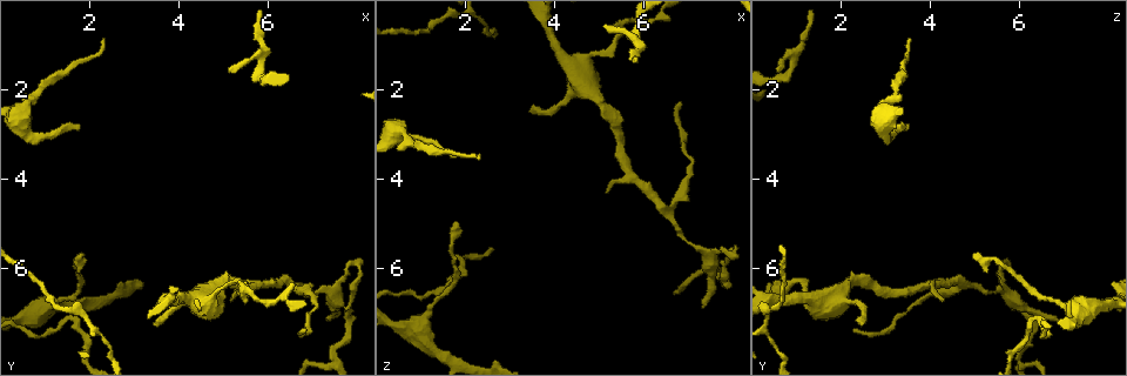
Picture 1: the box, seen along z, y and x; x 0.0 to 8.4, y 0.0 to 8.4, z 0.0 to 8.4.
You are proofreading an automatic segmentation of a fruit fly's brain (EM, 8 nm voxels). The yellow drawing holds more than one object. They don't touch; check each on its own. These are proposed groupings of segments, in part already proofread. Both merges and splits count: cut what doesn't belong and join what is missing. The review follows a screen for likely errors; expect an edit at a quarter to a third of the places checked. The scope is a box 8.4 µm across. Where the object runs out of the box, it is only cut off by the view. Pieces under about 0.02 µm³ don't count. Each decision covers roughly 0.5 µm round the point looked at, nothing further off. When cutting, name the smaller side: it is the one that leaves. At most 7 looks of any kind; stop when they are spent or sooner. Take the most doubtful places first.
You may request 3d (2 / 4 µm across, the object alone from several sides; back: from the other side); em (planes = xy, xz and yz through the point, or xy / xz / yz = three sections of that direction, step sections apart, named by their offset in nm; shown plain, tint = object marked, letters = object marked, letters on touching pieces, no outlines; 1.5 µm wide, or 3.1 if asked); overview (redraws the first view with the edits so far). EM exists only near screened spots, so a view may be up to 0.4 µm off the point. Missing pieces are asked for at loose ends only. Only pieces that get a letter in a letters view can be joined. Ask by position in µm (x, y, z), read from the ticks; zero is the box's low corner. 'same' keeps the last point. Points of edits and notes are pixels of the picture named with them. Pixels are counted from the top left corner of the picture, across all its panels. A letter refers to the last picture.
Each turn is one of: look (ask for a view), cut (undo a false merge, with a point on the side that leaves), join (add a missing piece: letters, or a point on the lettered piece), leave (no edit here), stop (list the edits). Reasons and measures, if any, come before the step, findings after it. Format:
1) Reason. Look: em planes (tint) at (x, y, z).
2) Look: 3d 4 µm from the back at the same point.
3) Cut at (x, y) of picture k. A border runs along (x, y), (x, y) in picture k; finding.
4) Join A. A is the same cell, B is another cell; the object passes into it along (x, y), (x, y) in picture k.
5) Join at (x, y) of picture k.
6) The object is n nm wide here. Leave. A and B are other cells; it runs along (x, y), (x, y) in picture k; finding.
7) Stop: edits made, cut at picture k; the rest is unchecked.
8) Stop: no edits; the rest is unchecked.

Tapers out. Look: 3d 4 µm at (1.80, 2.85, 3.55).

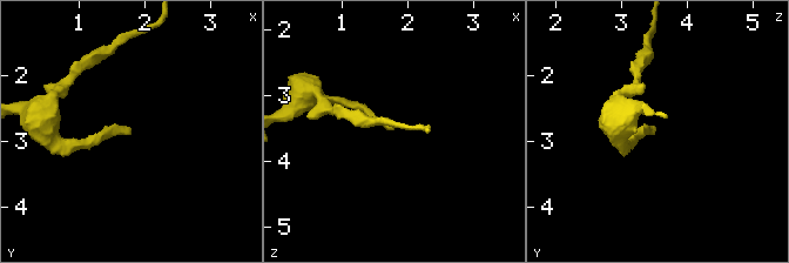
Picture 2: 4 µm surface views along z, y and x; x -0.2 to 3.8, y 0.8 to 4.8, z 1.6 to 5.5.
Look: em xy step 8 (tint) at (1.85, 2.80, 3.55).

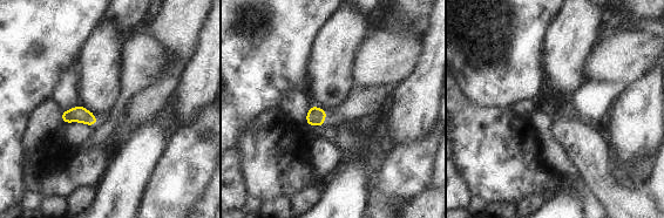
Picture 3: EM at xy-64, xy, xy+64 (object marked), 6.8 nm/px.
Another direction. Look: em xz step 8 (letters) at the same point.

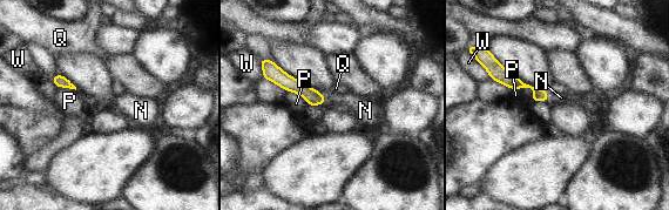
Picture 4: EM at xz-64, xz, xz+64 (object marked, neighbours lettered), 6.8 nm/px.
Join N. N is the same cell, P, Q and W are other cells; the object passes into it along (313, 97), (324, 100), (359, 106) in picture 4; it goes on there.

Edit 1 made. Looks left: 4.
Tapers out. Look: em planes (letters) at (3.40, 7.25, 2.50).

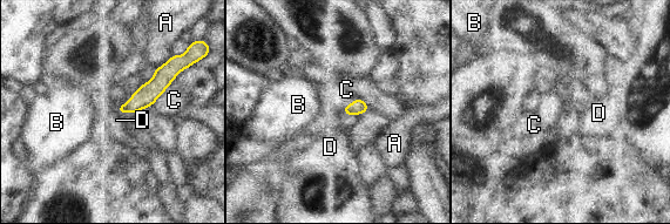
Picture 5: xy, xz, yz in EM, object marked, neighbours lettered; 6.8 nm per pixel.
The object is 100 nm wide here. Leave. A, B, C and D are other cells; a border runs along (342, 109), (346, 115) in picture 5; no lettered piece goes on from it.

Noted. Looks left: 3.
Thick turns thin. Look: 3d 2 µm at (5.05, 6.25, 2.25).

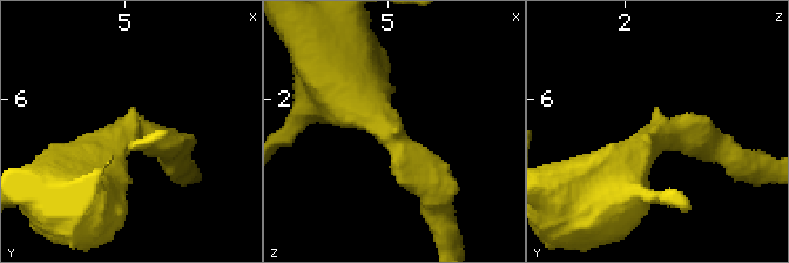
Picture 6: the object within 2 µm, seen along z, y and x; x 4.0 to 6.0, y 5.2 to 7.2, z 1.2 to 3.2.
The arms are 220, 600 nm wide. Look: em yz step 4 (tint) at (5.00, 6.26, 2.28).

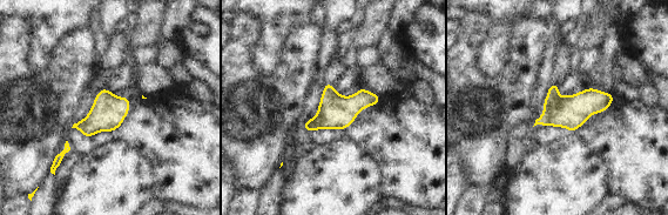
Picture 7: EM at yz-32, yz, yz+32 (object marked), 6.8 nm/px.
Look: em planes (letters) at the same point.

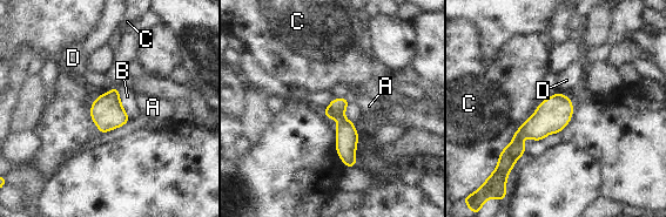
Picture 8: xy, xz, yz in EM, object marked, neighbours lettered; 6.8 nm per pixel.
The longest contact is with C, 360 nm. Leave. A, B, C and D are other cells; it runs along (335, 101), (352, 163) in picture 8; one neuron here.

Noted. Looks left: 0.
Stop: edits made, join at picture 4; the rest is unchecked.

